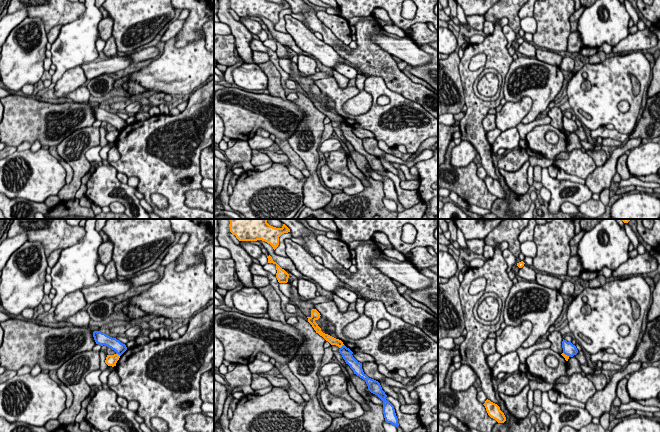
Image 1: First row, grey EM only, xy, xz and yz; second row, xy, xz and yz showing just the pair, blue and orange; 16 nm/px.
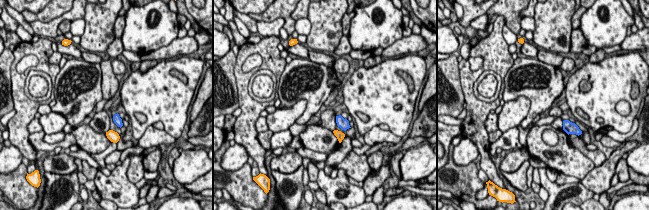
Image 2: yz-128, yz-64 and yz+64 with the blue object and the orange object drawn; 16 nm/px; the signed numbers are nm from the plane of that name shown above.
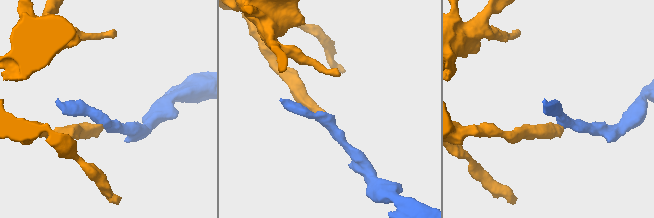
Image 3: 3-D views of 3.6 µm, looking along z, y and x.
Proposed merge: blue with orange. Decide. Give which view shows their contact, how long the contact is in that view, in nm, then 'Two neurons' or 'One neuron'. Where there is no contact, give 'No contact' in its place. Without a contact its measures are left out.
Touches blue in xy. Shared border 90 nm. Two neurons

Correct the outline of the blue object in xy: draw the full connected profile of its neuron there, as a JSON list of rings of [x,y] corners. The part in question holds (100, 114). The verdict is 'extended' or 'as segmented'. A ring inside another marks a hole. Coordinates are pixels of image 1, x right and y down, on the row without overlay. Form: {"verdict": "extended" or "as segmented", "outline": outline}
{"verdict": "as segmented", "outline": [[[94,107],[93,113],[94,113],[96,120],[99,120],[101,122],[105,121],[111,124],[112,126],[114,126],[116,130],[120,132],[127,126],[127,123],[125,120],[121,119],[116,114],[112,114],[100,107]]]}

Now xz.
{"verdict": "as segmented", "outline": [[[343,121],[339,125],[340,130],[342,131],[343,135],[345,136],[346,140],[350,142],[350,144],[353,146],[354,150],[362,154],[367,162],[368,166],[377,171],[382,177],[383,177],[383,190],[385,197],[387,199],[391,199],[394,202],[399,202],[398,199],[398,194],[395,189],[394,182],[386,176],[387,171],[385,168],[382,166],[382,163],[380,159],[374,155],[369,154],[362,145],[362,139],[358,138],[354,133],[353,133],[353,128],[347,124],[345,121]]]}

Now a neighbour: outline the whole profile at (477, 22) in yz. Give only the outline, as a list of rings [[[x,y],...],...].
[[[484,15],[466,16],[466,20],[472,28],[478,31],[483,31],[484,23],[486,21]]]

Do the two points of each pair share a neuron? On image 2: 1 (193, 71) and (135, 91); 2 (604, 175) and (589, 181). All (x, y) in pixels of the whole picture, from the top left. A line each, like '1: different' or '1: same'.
1: same
2: same

